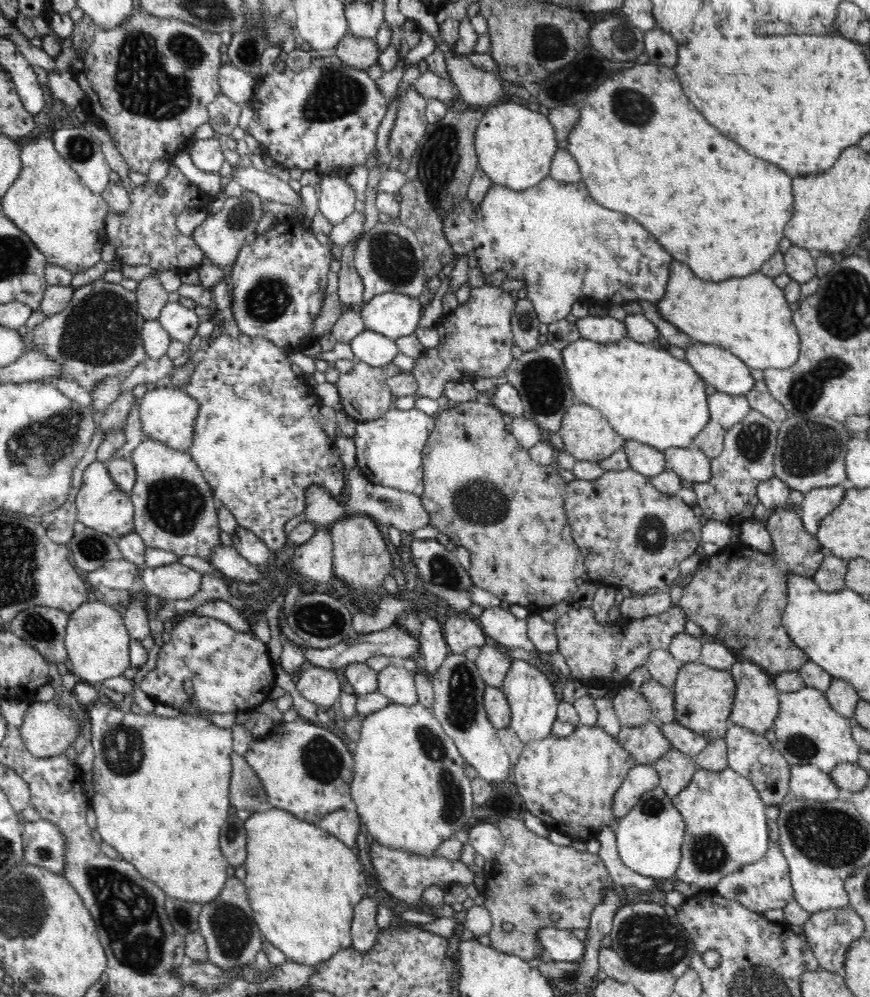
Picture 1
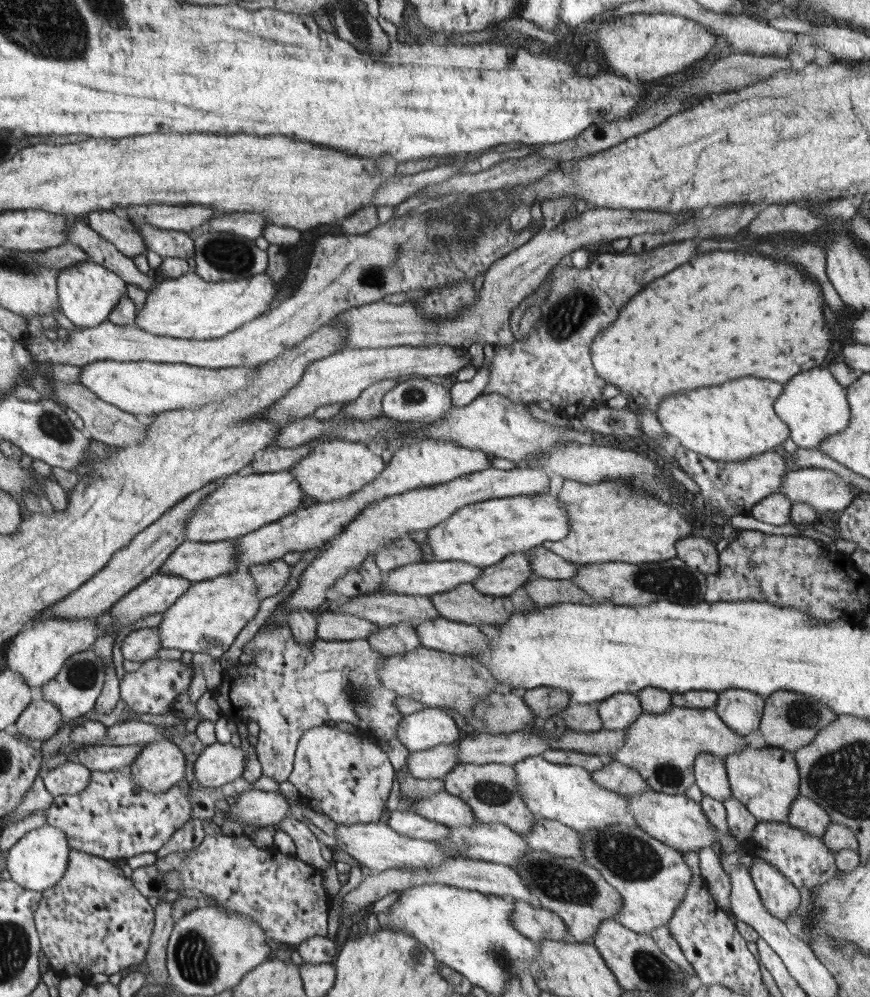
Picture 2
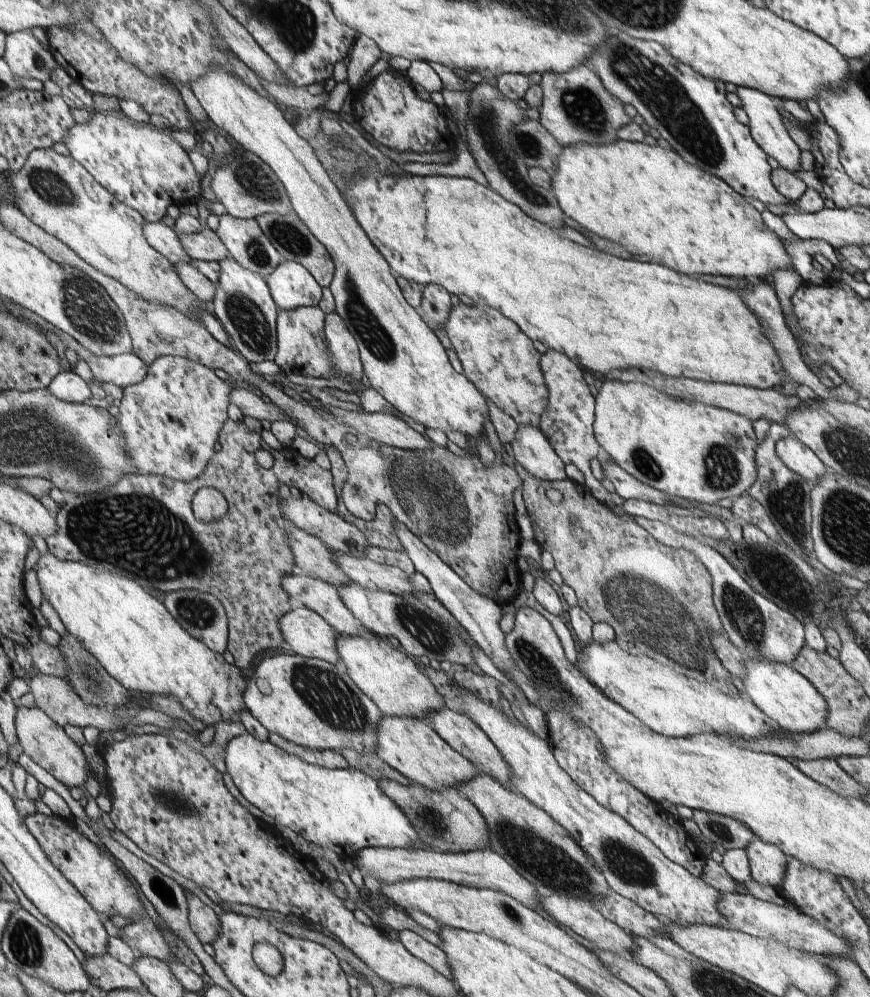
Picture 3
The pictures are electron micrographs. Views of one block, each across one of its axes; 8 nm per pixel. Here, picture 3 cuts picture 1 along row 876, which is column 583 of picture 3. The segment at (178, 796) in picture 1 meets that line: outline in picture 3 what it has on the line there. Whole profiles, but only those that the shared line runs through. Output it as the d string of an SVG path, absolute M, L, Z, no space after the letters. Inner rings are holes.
M623 140L609 146L567 146L561 150L557 170L551 174L551 192L571 226L619 244L631 256L645 256L649 264L659 264L685 276L711 274L733 280L763 280L777 270L793 268L783 240L767 230L759 212L741 194L721 178L689 166L677 152L661 150L659 146Z

